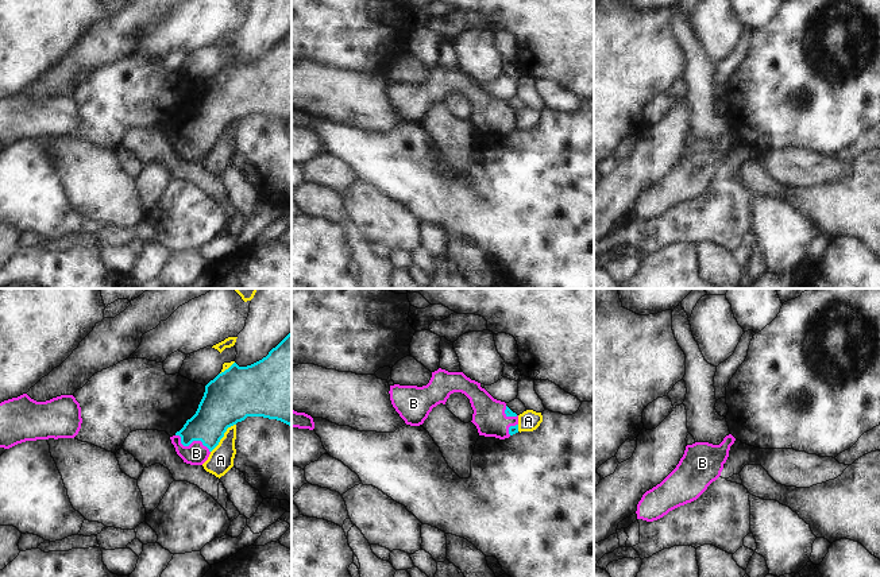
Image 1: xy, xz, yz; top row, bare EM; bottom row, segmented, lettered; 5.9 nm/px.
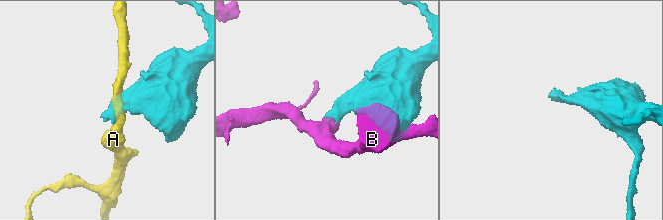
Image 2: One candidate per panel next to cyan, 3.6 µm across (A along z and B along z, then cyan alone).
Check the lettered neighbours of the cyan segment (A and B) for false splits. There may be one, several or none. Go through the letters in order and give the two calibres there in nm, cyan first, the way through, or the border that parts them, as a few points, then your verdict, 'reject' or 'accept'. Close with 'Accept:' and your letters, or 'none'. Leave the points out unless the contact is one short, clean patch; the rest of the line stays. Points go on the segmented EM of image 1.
A: calibres 300 and 150 nm; reject
B: calibres 240 and 140 nm; way xy (219, 409), (209, 423), (192, 441), (196, 453); accept
Accept: B

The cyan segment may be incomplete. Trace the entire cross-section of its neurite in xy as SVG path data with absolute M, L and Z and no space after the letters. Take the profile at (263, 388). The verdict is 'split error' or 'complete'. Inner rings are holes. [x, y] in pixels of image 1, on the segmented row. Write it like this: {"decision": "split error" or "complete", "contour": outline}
{"decision": "split error", "contour": "M292 332L262 360L239 367L233 363L205 386L196 414L170 437L184 462L202 465L228 427L247 417L263 417L292 426Z"}

